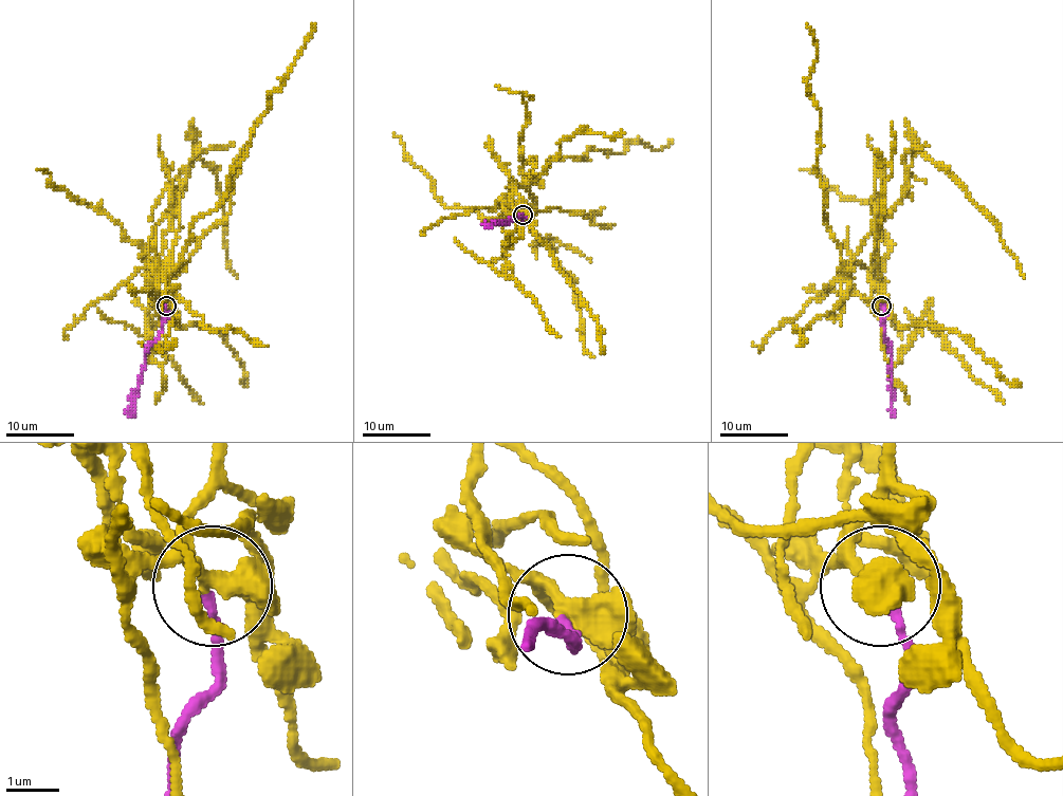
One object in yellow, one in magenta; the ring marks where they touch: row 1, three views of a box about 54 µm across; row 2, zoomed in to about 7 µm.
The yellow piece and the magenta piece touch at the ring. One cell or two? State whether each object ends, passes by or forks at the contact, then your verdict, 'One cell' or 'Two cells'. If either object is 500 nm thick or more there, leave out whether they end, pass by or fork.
At the ring yellow forks. At the ring magenta ends. Two cells

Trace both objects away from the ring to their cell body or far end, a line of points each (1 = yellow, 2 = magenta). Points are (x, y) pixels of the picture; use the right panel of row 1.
1: (882, 306), (843, 275), (824, 219), (819, 109), (807, 84), (818, 48), (807, 24)
2: (882, 306), (883, 336), (891, 350), (891, 393), (896, 418)

